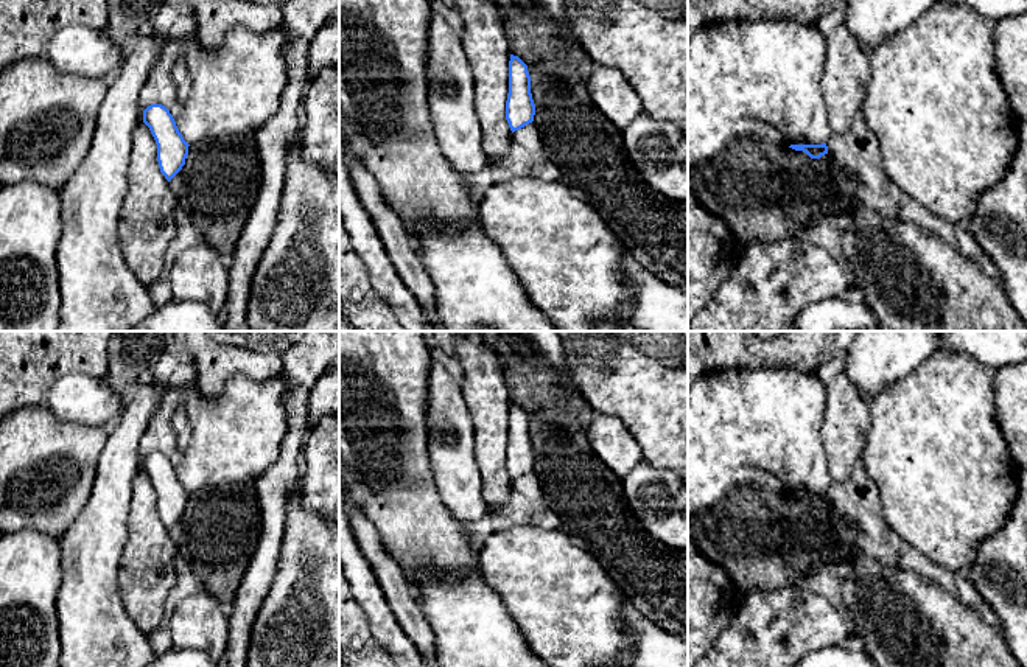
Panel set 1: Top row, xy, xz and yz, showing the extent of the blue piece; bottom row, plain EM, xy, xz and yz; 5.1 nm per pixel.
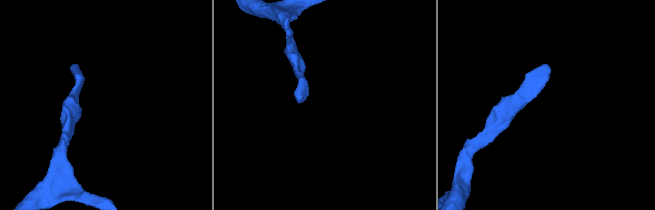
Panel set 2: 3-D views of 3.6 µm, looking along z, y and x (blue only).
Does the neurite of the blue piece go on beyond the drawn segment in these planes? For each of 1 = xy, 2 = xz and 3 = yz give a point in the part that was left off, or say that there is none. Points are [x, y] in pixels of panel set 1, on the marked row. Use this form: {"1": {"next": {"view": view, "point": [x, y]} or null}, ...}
{"1": {"next": null}, "2": {"next": null}, "3": {"next": null}}

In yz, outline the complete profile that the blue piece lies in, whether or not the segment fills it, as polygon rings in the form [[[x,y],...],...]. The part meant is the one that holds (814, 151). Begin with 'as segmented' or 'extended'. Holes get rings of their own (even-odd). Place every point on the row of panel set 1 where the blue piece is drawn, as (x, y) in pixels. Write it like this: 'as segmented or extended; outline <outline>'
as segmented; outline [[[822,143],[822,145],[790,145],[789,148],[795,149],[795,151],[803,151],[811,159],[820,159],[822,155],[828,154],[826,143]]]

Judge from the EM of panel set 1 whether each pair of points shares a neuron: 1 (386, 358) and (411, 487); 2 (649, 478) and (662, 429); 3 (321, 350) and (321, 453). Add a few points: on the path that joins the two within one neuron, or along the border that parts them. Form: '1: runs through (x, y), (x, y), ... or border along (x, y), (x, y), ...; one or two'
1: runs through (386, 391), (386, 454); one
2: border along (644, 460), (671, 471); two
3: border along (308, 431), (301, 453), (301, 467); two

